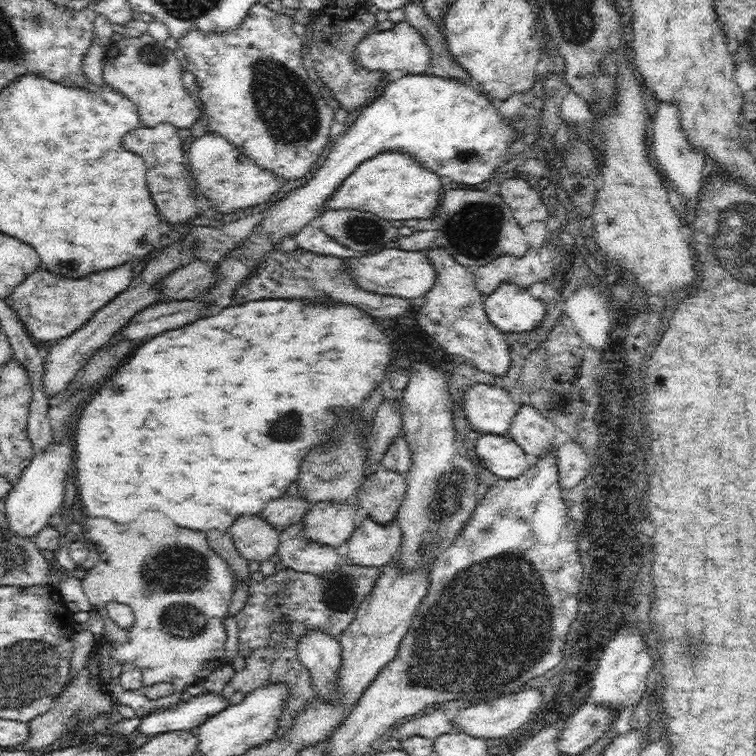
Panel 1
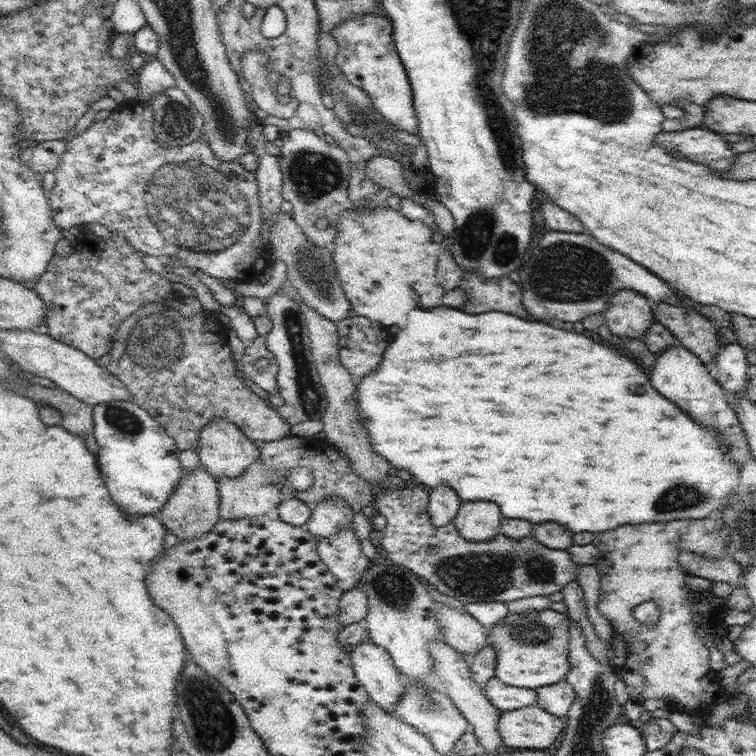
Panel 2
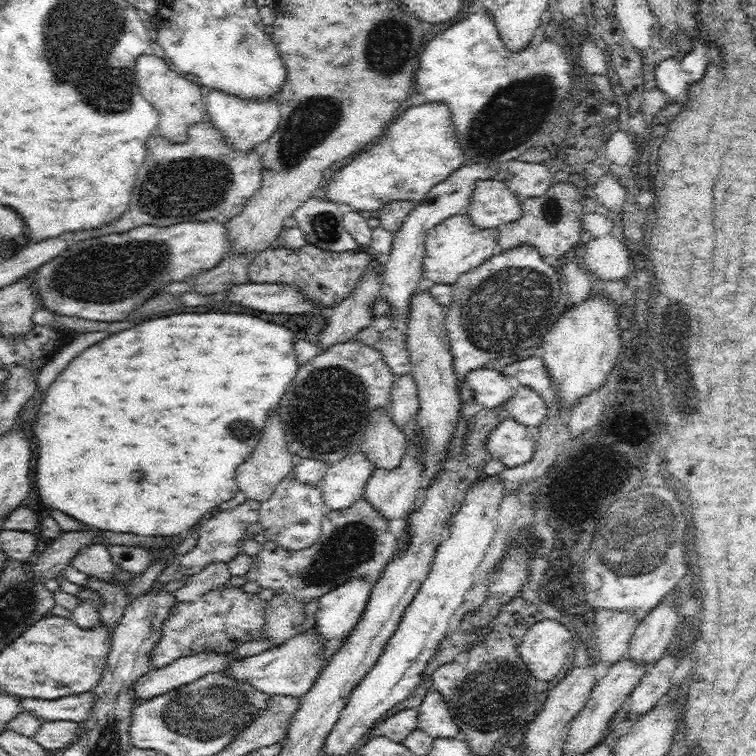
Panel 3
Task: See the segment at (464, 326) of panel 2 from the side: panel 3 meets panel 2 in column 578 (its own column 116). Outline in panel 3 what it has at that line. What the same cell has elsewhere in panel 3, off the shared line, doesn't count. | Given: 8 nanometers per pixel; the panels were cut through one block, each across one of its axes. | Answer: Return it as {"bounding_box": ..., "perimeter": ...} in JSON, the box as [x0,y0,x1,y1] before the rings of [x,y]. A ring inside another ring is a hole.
{"bounding_box":[32,312,298,536],"perimeter":[[[206,312],[206,314],[174,314],[166,318],[148,320],[138,324],[136,328],[124,330],[120,334],[108,336],[96,346],[86,348],[78,358],[70,362],[70,366],[58,376],[58,380],[48,388],[48,394],[40,406],[40,414],[32,426],[34,438],[40,446],[40,458],[36,468],[36,486],[40,490],[40,498],[46,506],[58,508],[68,516],[84,522],[90,529],[109,530],[112,532],[134,532],[140,536],[173,536],[187,535],[192,526],[204,516],[208,510],[220,506],[230,500],[239,491],[234,482],[236,468],[252,454],[256,444],[262,438],[266,416],[276,410],[280,398],[284,396],[288,384],[294,380],[298,372],[298,360],[294,354],[294,336],[288,328],[280,324],[270,324],[262,318],[232,314],[232,312]],[[132,472],[140,472],[134,480],[128,476]],[[144,474],[144,478],[142,478]]]}

